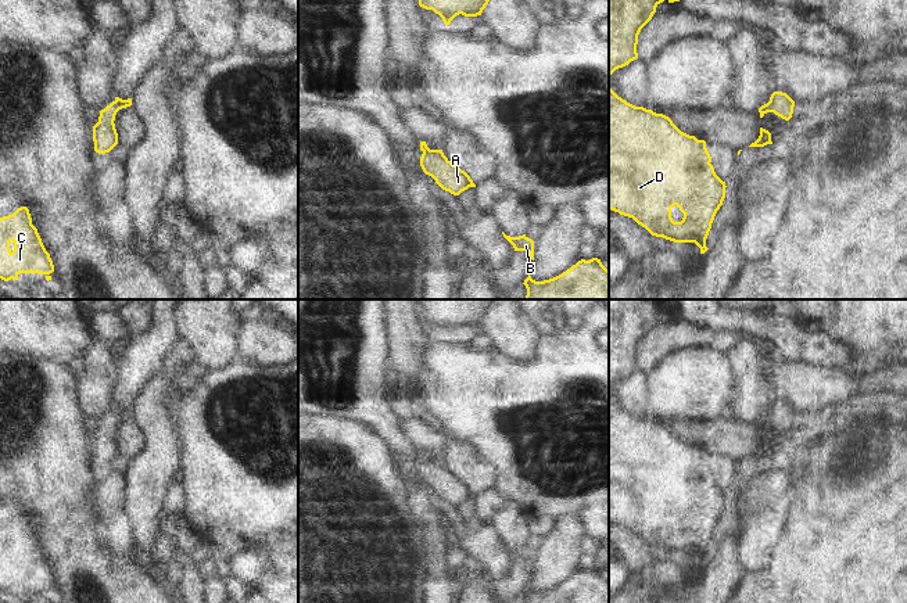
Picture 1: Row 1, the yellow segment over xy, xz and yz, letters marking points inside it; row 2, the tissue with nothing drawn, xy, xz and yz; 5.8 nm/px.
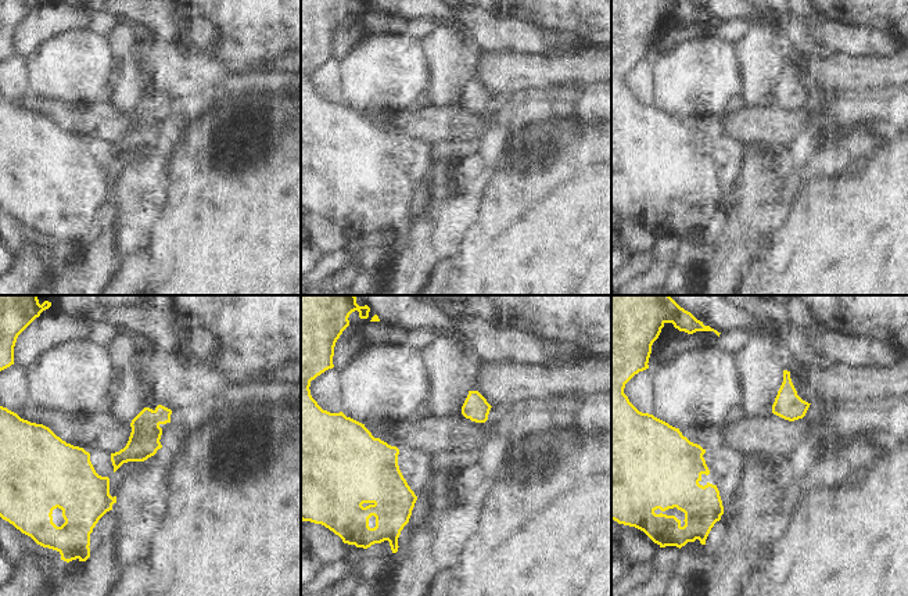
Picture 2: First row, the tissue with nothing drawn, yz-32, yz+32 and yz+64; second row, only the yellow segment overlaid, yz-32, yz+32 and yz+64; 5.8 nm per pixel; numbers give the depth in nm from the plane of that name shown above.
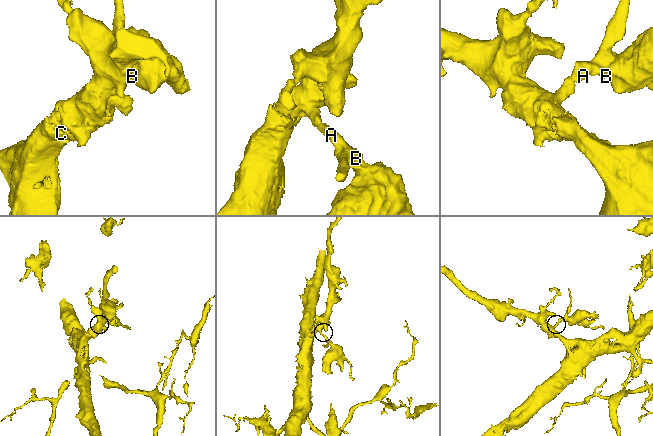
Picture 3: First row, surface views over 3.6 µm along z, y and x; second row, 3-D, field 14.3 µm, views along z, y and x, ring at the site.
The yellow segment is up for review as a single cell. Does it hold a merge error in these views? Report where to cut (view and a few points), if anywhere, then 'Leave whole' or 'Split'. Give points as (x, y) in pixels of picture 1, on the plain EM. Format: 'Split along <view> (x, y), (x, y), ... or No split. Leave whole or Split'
No split. Leave whole

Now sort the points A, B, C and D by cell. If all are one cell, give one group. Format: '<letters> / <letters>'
A B C D

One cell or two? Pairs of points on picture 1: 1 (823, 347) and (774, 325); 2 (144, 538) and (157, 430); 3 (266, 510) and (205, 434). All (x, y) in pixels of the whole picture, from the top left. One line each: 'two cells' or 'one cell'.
1: one cell
2: one cell
3: one cell

